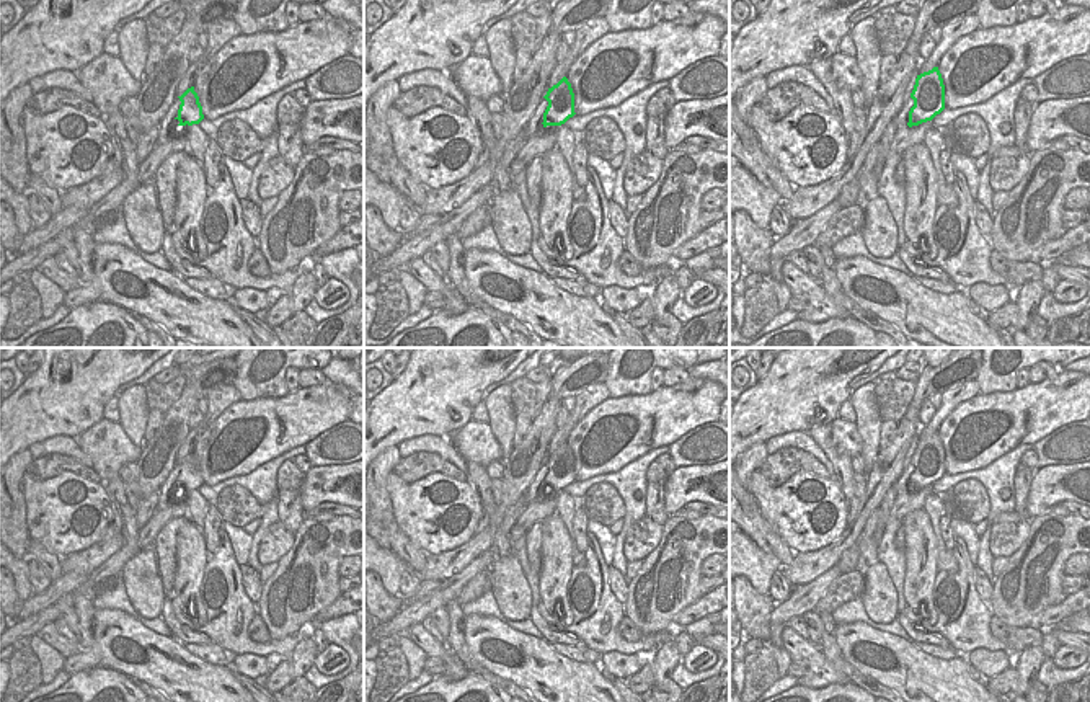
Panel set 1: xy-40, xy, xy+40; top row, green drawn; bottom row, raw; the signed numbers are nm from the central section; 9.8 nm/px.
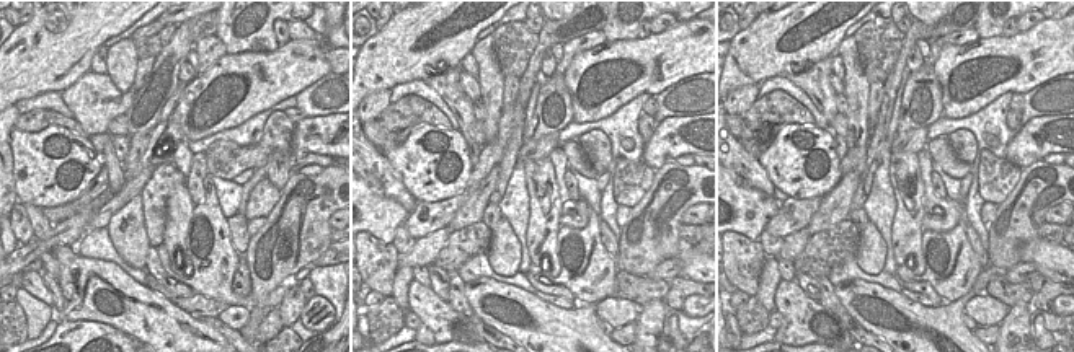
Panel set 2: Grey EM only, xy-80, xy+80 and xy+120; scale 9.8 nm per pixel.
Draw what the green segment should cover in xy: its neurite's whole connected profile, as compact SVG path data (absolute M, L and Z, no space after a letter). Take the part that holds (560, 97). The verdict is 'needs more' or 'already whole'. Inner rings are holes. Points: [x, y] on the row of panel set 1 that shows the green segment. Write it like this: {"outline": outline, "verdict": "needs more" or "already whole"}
{"outline": "M563 77L556 85L548 88L547 95L540 100L524 127L524 137L527 139L537 134L537 129L542 126L561 126L574 114L574 93L568 78Z", "verdict": "needs more"}

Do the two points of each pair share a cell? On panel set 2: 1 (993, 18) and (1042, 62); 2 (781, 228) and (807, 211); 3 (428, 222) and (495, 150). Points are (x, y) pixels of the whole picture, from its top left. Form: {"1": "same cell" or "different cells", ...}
{"1": "different cells", "2": "same cell", "3": "same cell"}

